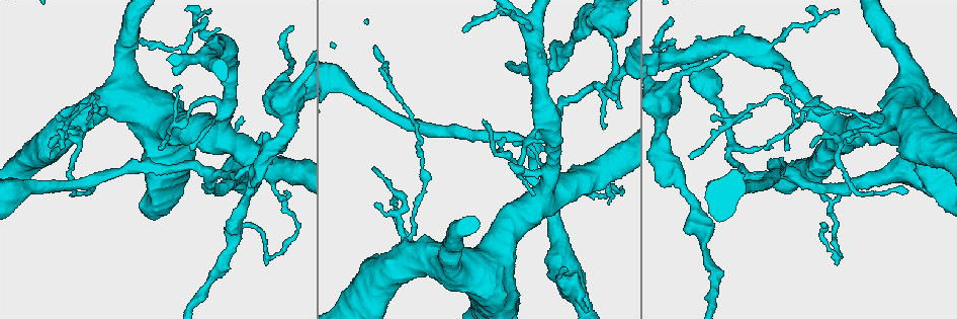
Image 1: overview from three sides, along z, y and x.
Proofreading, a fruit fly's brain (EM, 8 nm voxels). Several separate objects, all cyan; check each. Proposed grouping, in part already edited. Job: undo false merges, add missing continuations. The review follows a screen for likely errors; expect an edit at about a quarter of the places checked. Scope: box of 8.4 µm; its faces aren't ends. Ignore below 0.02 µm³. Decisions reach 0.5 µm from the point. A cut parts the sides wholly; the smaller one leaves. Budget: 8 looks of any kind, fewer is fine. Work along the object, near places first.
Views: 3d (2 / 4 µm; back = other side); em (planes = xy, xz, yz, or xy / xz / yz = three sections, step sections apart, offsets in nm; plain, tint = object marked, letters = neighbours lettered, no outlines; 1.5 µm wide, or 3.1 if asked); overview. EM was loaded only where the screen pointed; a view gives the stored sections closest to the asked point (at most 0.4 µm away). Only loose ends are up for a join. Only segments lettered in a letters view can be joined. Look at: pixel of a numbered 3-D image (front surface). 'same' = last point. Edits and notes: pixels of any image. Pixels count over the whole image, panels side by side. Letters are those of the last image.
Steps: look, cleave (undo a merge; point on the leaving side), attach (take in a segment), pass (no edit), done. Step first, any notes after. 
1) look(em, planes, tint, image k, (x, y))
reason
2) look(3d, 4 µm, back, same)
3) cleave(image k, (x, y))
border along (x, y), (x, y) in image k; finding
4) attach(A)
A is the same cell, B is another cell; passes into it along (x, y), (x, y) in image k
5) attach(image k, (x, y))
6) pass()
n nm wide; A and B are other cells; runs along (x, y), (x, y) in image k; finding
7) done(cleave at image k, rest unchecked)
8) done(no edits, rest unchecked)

look(em, yz, step 8, tint, image 1, (564, 268))
thick end

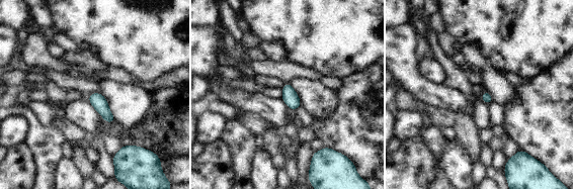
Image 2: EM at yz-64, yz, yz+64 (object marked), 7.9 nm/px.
look(em, xy, step 4, letters, same)

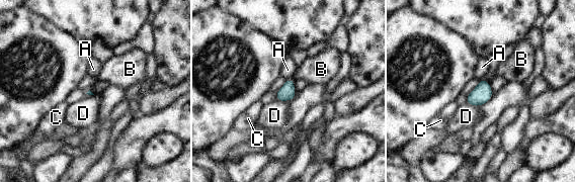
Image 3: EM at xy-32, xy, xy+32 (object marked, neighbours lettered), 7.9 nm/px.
pass()
D touches over 110 nm; A, B, C and D are other cells; no lettered segment goes on from it

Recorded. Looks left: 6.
look(3d, 4 µm, image 1, (887, 125))
thick turns thin

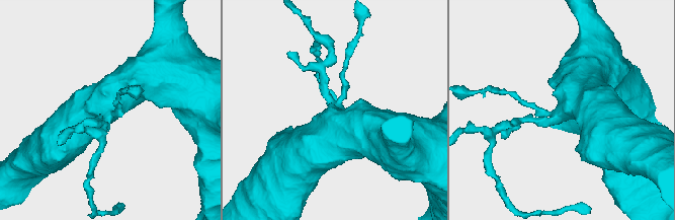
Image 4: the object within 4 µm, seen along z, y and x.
look(em, planes, letters, image 4, (560, 113))
shape alone is not enough

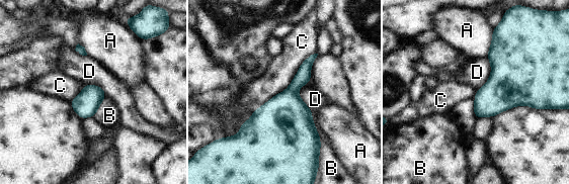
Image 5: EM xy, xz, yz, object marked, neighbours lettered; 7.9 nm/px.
pass()
A, B, C and D are other cells; border along (487, 57), (490, 76), (477, 90) in image 5; one cell here

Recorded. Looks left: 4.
look(em, xz, step 8, plain, image 1, (503, 138))

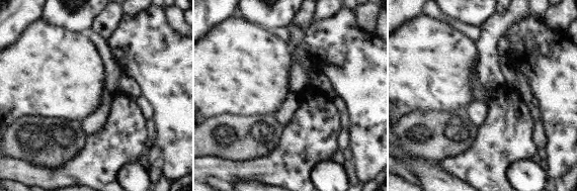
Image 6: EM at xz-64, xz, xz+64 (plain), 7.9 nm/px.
look(em, xz, step 8, tint, same)
with the object marked

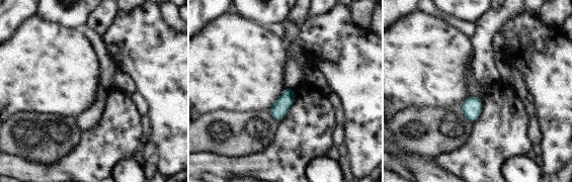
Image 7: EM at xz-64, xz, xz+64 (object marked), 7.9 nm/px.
look(em, xz, step 8, letters, same)

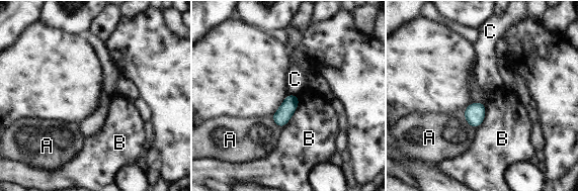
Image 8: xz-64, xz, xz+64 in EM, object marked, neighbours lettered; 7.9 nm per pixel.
pass()
A, B and C are other cells; border along (288, 94), (297, 96) in image 8; no lettered segment goes on from it

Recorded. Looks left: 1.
done(no edits, rest unchecked)

